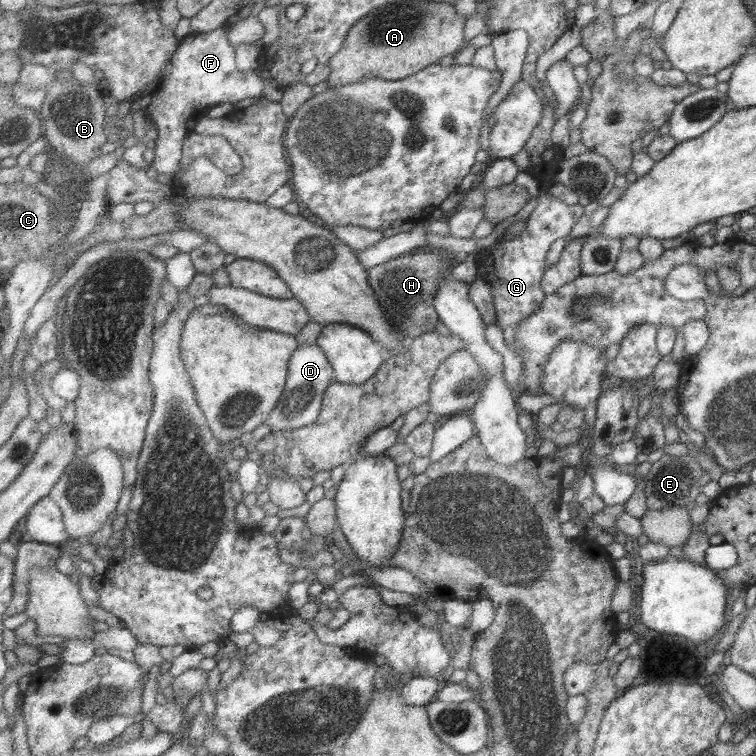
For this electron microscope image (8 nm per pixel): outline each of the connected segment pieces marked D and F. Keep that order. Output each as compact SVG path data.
M317 340L314 344L301 344L291 356L286 391L283 392L278 407L271 412L265 424L269 426L271 432L295 430L316 424L324 408L327 390L335 381L334 365Z
M223 27L212 32L186 36L181 40L169 65L163 67L159 80L147 83L140 98L134 98L157 128L154 137L156 157L151 163L157 172L176 174L180 170L187 137L196 130L199 120L207 116L213 106L263 95L265 80L257 76L257 72L244 73L239 70L236 49L230 44L228 36Z

